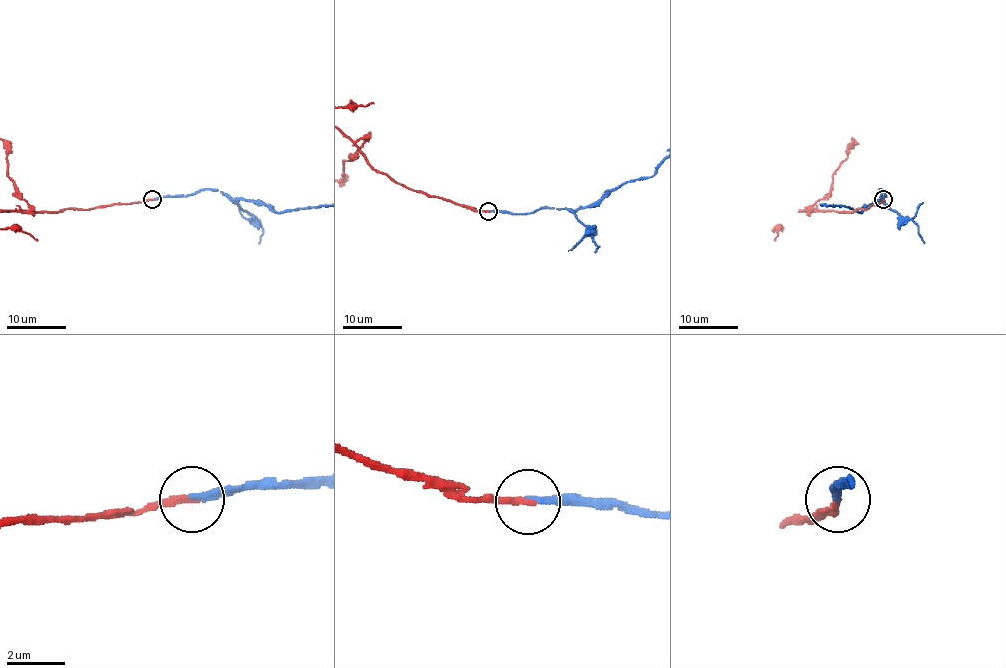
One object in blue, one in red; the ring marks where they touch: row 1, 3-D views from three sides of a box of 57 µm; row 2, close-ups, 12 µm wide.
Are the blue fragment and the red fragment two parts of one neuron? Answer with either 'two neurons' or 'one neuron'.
one neuron

